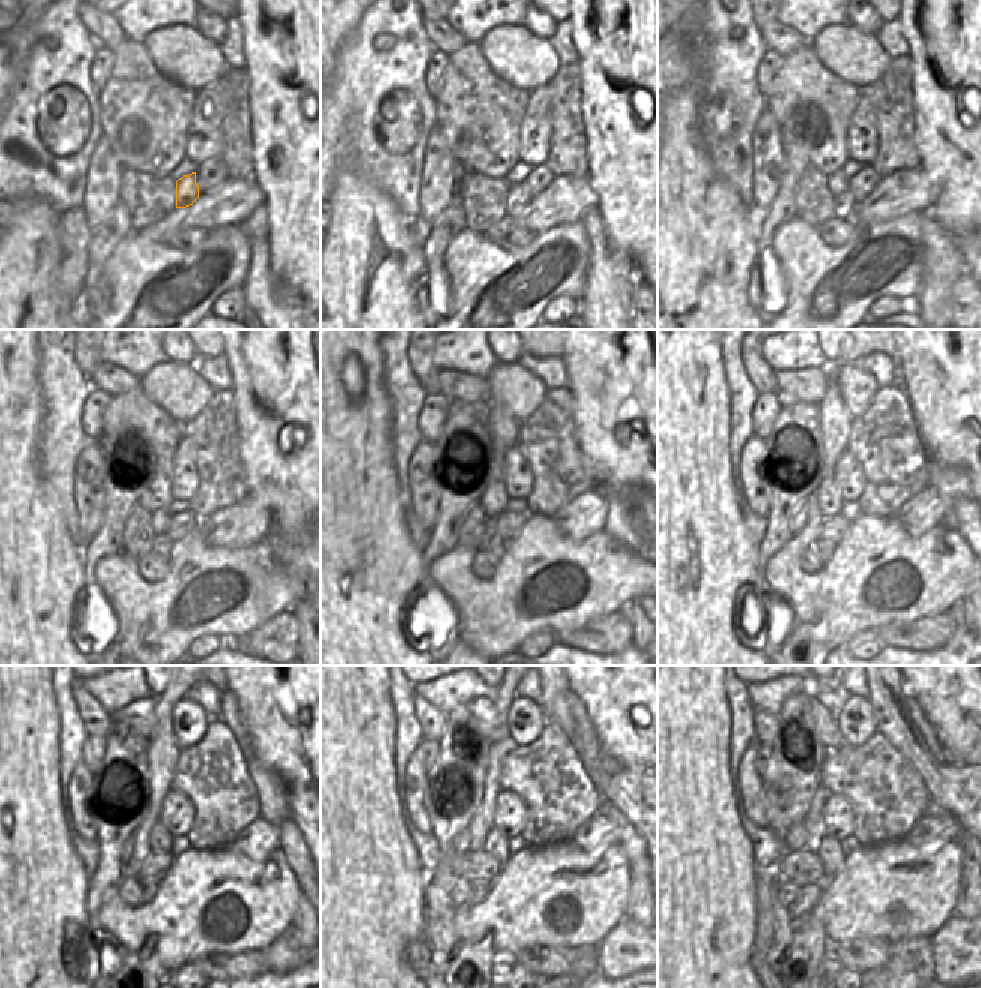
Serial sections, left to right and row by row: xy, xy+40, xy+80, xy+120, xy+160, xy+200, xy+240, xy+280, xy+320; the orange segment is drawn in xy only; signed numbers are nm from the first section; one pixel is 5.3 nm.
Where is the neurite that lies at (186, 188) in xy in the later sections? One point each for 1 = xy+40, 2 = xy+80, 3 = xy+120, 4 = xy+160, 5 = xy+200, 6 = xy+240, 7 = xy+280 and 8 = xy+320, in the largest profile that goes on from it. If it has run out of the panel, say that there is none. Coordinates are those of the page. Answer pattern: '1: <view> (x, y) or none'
1: xy+40 (518, 197)
2: xy+80 (845, 204)
3: xy+120 (161, 544)
4: xy+160 (495, 546)
5: xy+200 (824, 547)
6: xy+240 (147, 886)
7: xy+280 (480, 889)
8: xy+320 (809, 895)

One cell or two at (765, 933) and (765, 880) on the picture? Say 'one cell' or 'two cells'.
one cell

